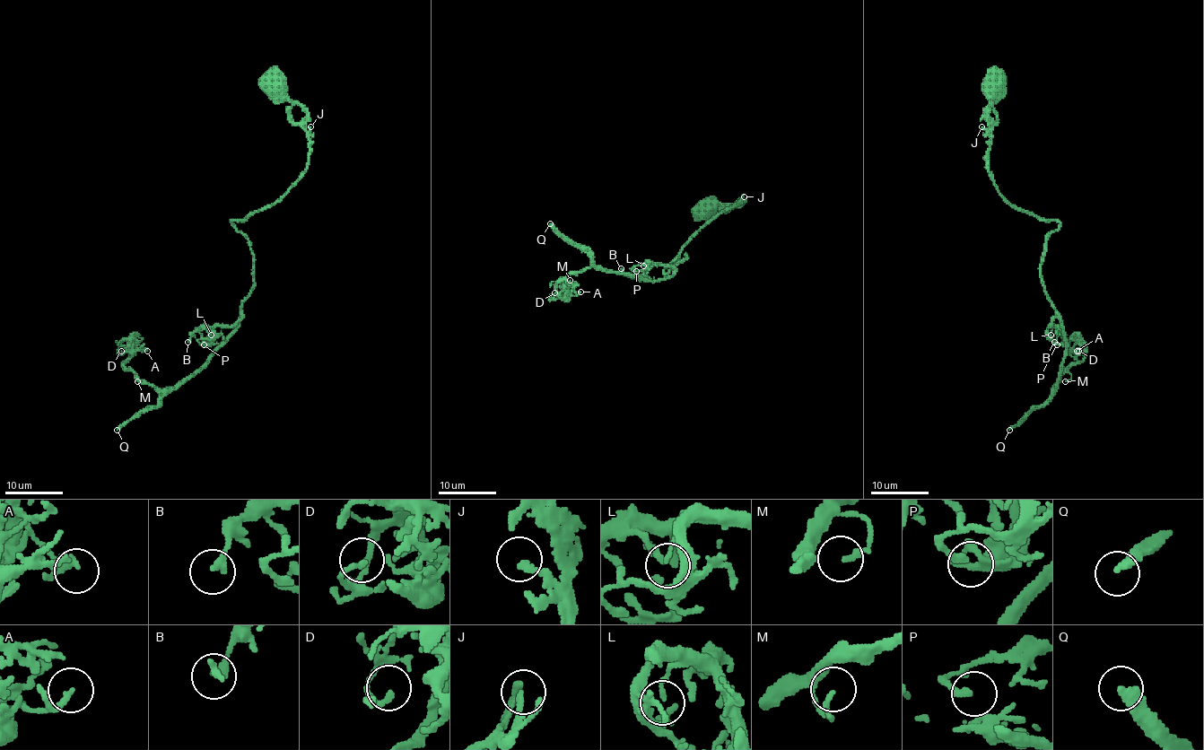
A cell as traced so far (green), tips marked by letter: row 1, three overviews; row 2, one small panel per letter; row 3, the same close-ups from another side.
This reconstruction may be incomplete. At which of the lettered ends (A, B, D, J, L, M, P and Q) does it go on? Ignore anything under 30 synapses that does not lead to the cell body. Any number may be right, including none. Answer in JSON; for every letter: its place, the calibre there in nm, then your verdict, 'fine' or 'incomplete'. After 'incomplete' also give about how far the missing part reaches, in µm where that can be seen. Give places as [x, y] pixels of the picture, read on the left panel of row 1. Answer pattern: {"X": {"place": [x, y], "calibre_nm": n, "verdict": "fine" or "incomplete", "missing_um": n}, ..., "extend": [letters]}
{"A": {"place": [147, 351], "calibre_nm": 170, "verdict": "fine"}, "B": {"place": [187, 342], "calibre_nm": 240, "verdict": "fine"}, "D": {"place": [121, 351], "calibre_nm": 180, "verdict": "fine"}, "J": {"place": [310, 126], "calibre_nm": 180, "verdict": "fine"}, "L": {"place": [211, 335], "calibre_nm": 120, "verdict": "fine"}, "M": {"place": [137, 381], "calibre_nm": 160, "verdict": "fine"}, "P": {"place": [204, 344], "calibre_nm": 220, "verdict": "fine"}, "Q": {"place": [117, 430], "calibre_nm": 360, "verdict": "incomplete", "missing_um": 250}, "extend": ["Q"]}

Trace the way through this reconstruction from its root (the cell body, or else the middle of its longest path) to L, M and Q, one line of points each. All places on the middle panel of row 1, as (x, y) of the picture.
L: (704, 206), (742, 204), (704, 225), (664, 271), (685, 256), (674, 270), (643, 265)
M: (704, 206), (742, 204), (692, 238), (664, 270), (687, 257), (669, 277), (645, 282), (588, 266), (570, 280)
Q: (704, 206), (742, 204), (704, 225), (664, 270), (685, 256), (674, 273), (652, 282), (600, 270), (550, 223)

